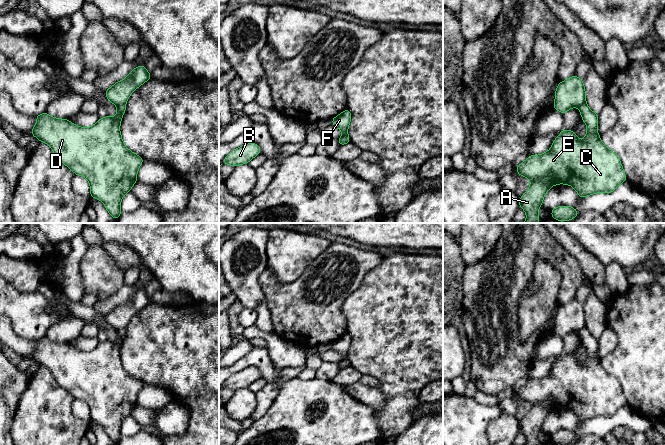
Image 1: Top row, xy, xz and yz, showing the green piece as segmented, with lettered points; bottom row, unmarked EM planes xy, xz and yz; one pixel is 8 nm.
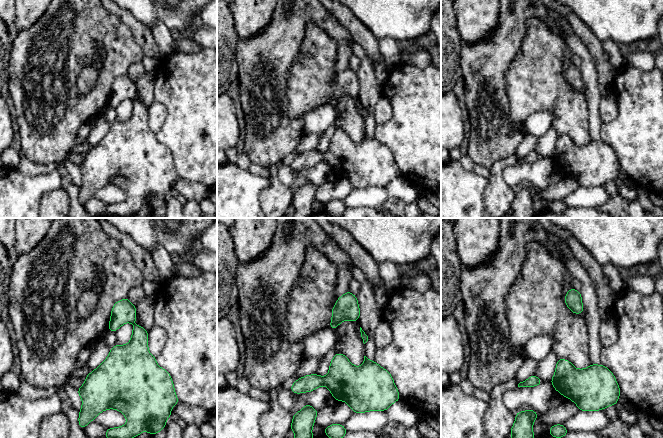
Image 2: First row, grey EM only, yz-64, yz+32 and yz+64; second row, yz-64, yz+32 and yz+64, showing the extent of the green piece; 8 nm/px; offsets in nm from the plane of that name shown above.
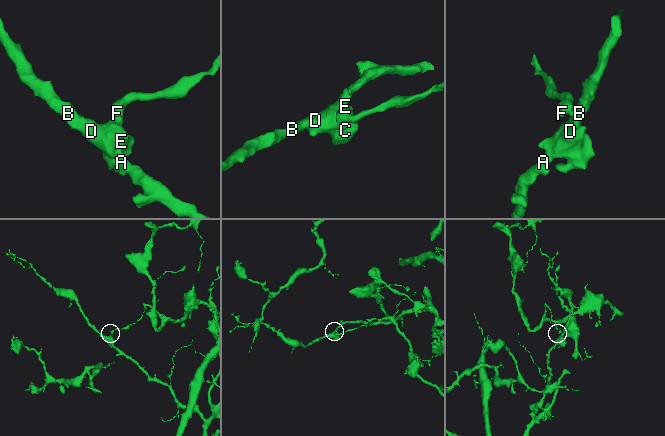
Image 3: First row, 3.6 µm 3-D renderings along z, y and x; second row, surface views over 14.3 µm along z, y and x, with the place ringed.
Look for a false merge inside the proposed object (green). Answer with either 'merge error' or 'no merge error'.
merge error

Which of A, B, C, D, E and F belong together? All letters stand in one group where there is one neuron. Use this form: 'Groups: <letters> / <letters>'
Groups: A B C D E / F

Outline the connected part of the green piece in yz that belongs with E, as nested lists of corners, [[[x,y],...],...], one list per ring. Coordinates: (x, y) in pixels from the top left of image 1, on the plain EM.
[[[586,327],[581,328],[578,332],[582,344],[587,350],[587,357],[583,364],[580,364],[574,355],[563,353],[552,367],[550,374],[540,379],[530,379],[524,386],[517,390],[517,397],[520,400],[529,402],[531,406],[528,414],[519,423],[519,430],[527,439],[525,445],[540,445],[538,434],[542,430],[545,418],[554,409],[571,409],[579,421],[584,422],[595,417],[611,417],[620,408],[627,405],[620,382],[615,376],[603,368],[600,358],[596,355],[598,352],[598,338],[594,337]]]

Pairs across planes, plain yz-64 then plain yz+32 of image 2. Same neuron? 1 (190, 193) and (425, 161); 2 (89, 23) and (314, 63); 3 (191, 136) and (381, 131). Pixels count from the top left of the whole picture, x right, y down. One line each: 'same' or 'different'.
1: different
2: different
3: same

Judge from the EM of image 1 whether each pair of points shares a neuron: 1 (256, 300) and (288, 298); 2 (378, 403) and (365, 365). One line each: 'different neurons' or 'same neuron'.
1: different neurons
2: different neurons

